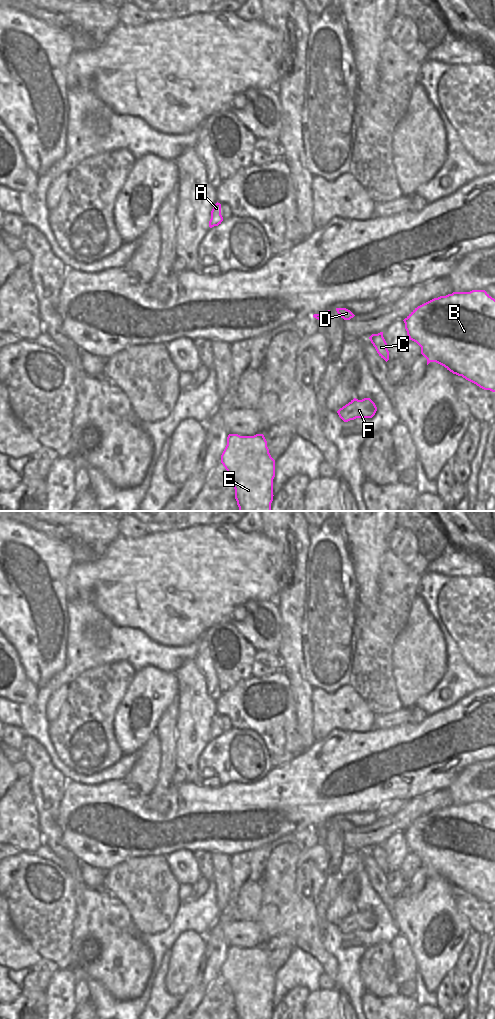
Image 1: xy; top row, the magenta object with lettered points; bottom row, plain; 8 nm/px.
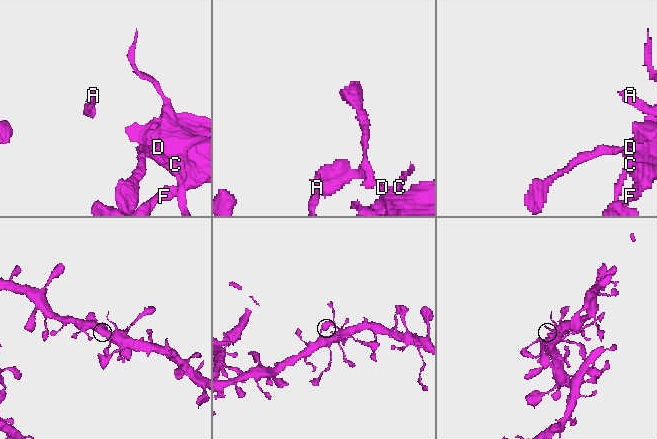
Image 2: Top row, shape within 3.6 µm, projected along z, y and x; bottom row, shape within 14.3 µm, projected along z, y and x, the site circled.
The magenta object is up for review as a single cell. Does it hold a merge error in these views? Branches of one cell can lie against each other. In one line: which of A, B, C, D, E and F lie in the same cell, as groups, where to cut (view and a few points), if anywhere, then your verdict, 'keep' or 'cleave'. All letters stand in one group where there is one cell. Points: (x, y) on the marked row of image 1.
A B C D E F | no cut | keep

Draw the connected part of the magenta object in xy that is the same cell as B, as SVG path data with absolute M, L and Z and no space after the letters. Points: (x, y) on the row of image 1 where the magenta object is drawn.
M485 290L453 292L452 294L448 294L446 296L434 298L415 308L403 321L405 323L405 329L409 340L416 342L421 347L421 354L427 359L427 365L430 362L436 362L444 366L453 374L462 376L480 388L495 392L495 299L492 298Z

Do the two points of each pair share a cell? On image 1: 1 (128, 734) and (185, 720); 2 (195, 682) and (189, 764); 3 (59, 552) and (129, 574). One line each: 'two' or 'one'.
1: two
2: one
3: two

